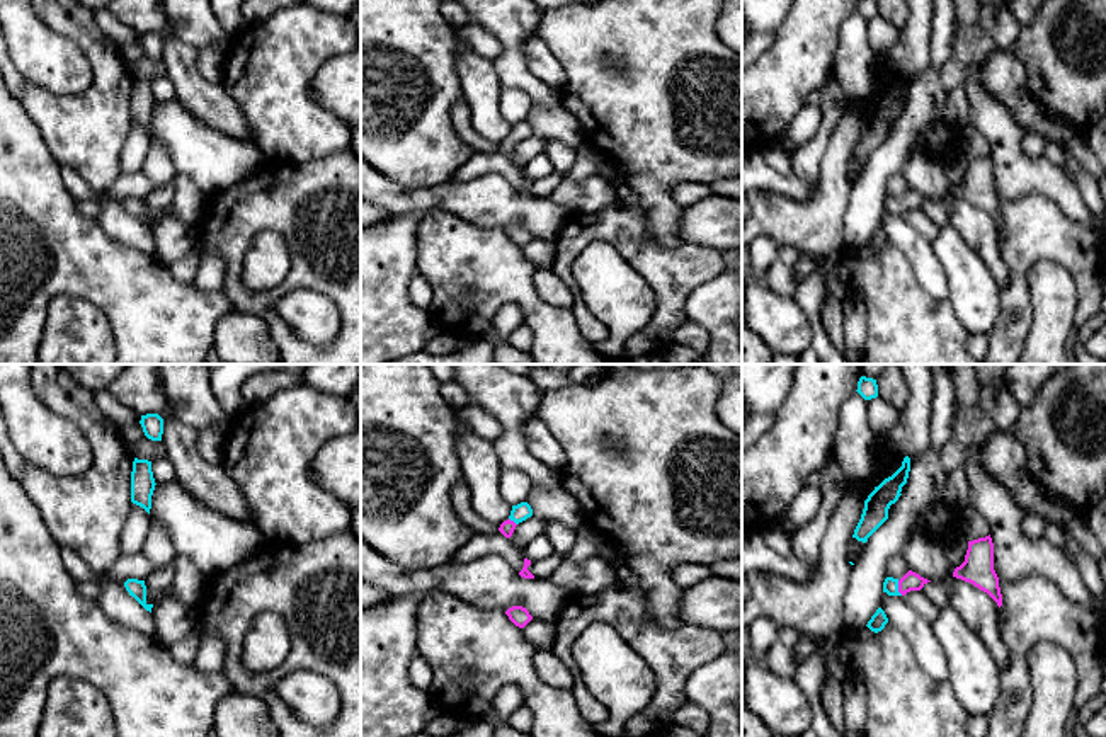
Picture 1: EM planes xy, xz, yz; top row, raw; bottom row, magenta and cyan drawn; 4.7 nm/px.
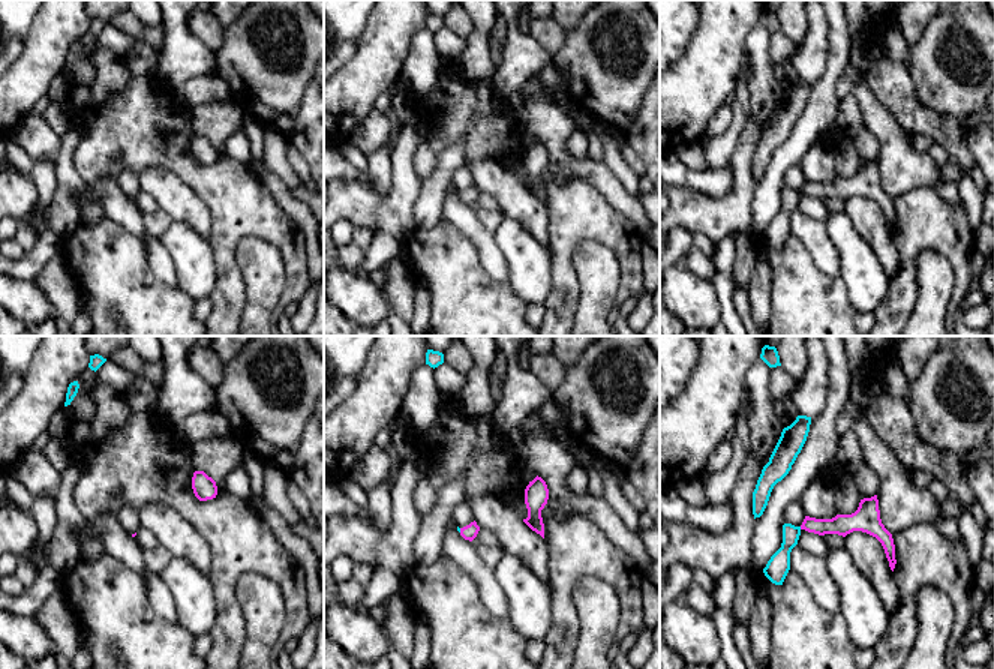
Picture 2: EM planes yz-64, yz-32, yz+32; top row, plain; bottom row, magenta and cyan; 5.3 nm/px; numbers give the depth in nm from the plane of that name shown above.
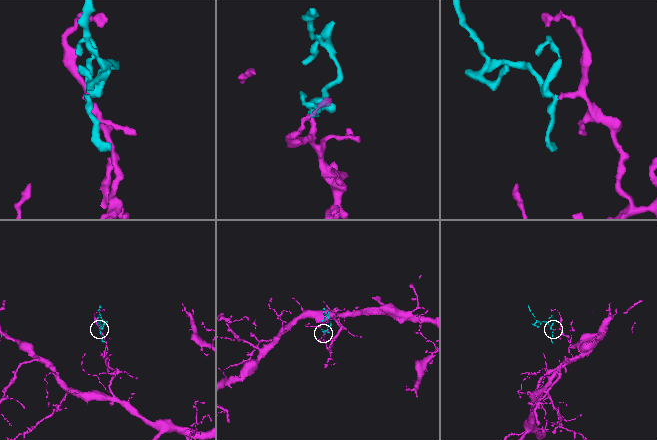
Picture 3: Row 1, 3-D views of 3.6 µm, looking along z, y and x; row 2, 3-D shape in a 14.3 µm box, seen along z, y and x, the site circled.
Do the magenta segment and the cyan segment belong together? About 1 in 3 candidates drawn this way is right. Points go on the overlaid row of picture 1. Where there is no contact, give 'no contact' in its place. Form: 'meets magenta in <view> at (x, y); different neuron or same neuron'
meets magenta in yz at (899, 588); same neuron

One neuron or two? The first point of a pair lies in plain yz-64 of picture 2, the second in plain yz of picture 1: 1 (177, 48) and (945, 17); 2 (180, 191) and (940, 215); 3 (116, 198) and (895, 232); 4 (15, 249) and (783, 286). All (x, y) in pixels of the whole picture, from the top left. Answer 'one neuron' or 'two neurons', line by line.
1: two neurons
2: two neurons
3: one neuron
4: one neuron

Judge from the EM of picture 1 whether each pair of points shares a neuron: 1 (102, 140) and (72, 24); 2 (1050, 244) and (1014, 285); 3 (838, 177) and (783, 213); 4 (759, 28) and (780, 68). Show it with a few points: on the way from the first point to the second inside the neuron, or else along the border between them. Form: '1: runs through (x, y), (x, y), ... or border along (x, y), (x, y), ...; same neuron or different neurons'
1: runs through (102, 111), (101, 53); same neuron
2: runs through (1038, 249), (1016, 273); same neuron
3: runs through (829, 193), (809, 213), (798, 213); same neuron
4: border along (786, 17), (780, 26), (776, 39), (759, 58); different neurons

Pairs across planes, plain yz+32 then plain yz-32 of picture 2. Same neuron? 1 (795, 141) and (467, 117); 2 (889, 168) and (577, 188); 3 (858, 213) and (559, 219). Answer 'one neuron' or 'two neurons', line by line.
1: two neurons
2: two neurons
3: two neurons

